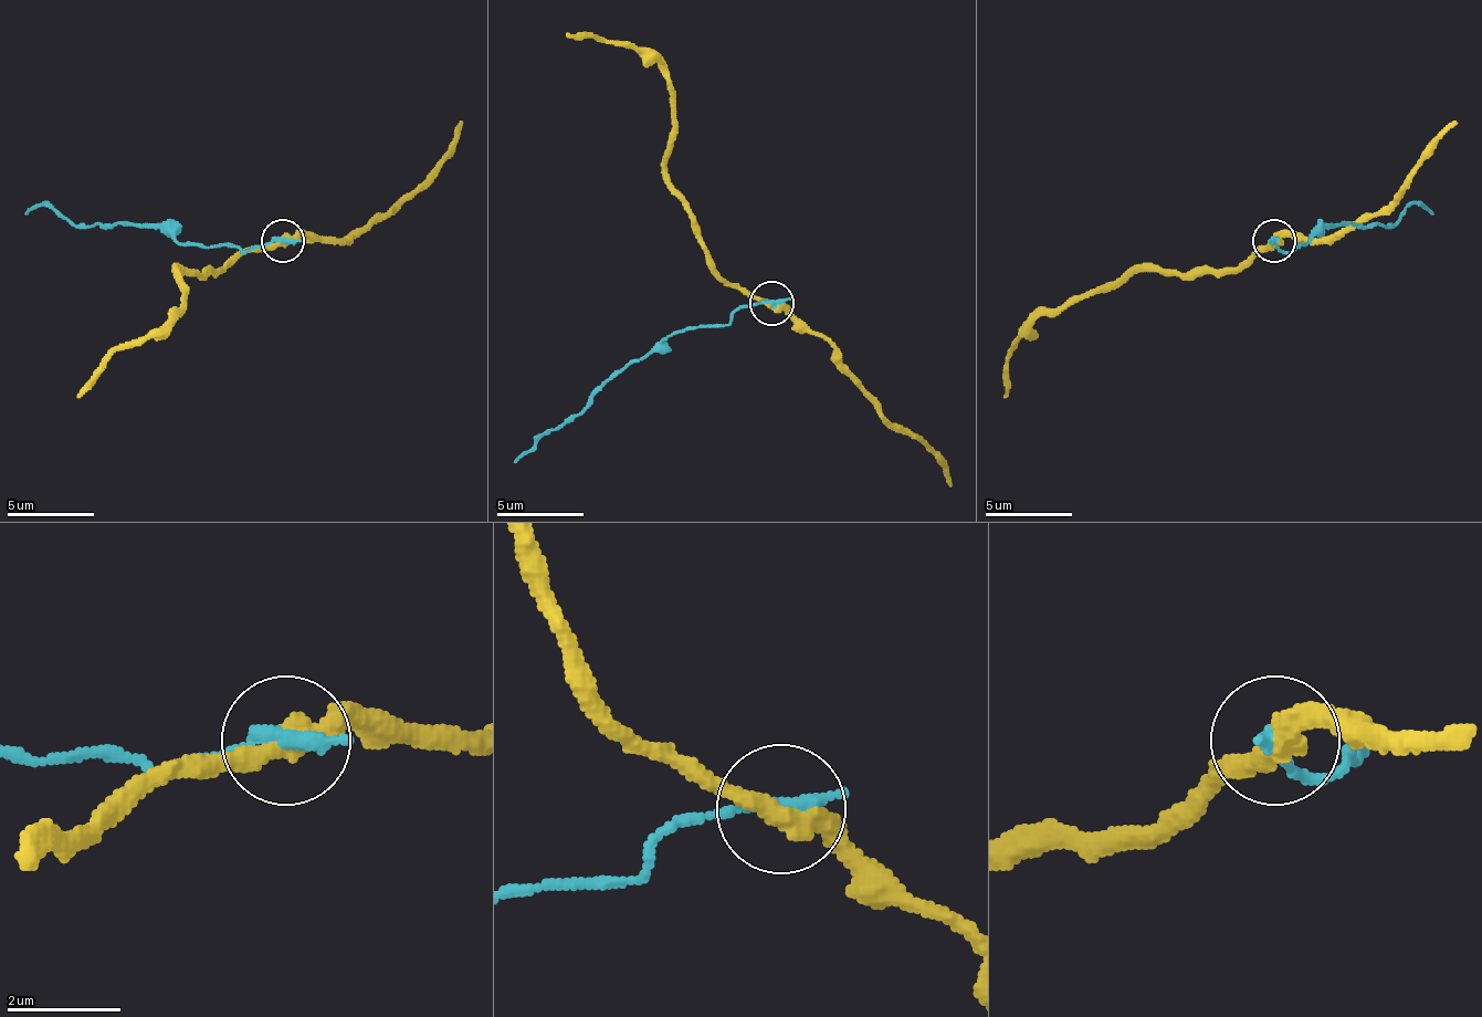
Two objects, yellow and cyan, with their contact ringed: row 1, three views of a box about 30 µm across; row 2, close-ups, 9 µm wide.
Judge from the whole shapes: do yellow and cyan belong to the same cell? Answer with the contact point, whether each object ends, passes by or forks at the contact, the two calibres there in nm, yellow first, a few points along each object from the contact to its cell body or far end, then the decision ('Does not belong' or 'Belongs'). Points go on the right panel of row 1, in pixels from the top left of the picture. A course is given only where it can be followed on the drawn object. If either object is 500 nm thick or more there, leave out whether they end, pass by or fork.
Place: (1273, 241). At the ring yellow passes by. At the ring cyan ends. Thickness 400 nm (yellow) against 360 nm. Course of yellow: (1272, 242), (1247, 263), (1142, 272), (1106, 281), (1059, 307), (1041, 307), (1016, 338), (1002, 399). Course of cyan: (1272, 242), (1290, 251), (1303, 247), (1330, 224), (1390, 224), (1412, 202), (1435, 216). Does not belong

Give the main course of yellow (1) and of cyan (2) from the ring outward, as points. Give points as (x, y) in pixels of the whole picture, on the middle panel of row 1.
1: (773, 302), (746, 297), (721, 275), (690, 201), (663, 171), (672, 136), (668, 71), (650, 53), (567, 31)
2: (773, 302), (742, 306), (729, 320), (672, 333), (642, 358), (629, 358), (515, 463)

